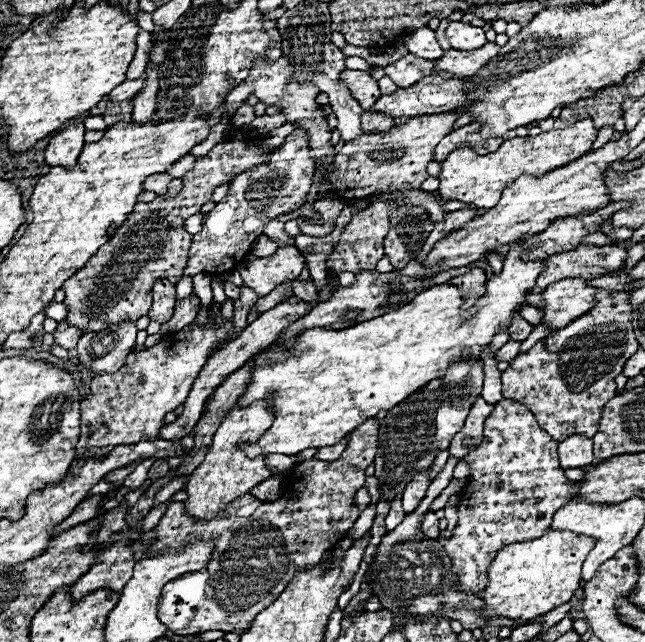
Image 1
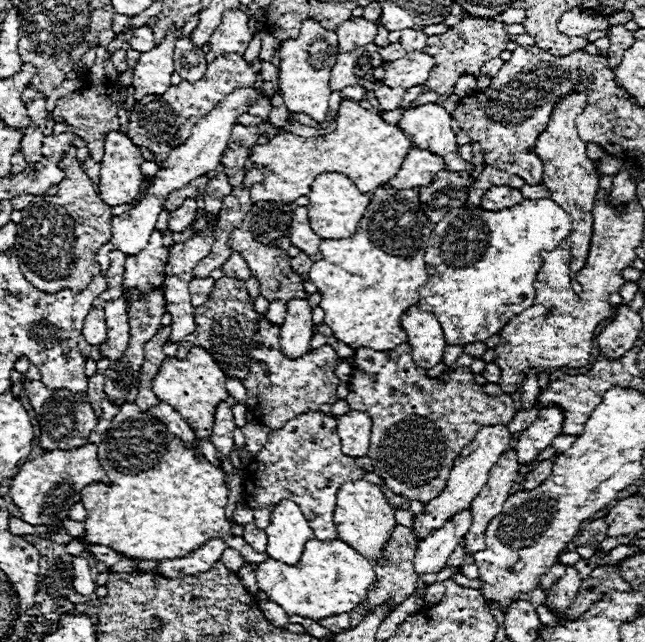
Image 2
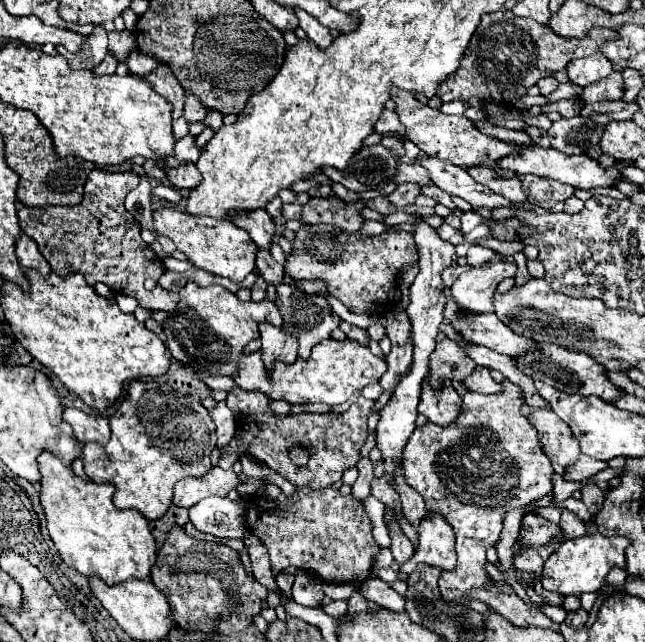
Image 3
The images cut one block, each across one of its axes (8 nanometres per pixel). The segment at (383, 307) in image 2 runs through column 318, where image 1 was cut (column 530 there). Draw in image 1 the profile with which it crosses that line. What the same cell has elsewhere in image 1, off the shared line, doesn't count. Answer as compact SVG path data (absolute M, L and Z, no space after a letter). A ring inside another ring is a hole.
M526 244L510 248L502 270L488 280L486 294L468 310L460 308L466 302L460 290L440 284L424 290L400 310L356 326L344 330L306 330L296 338L296 346L286 360L282 360L282 346L270 346L266 354L258 354L252 382L238 398L238 404L264 400L274 390L272 408L276 420L258 442L242 444L246 456L292 456L312 446L334 446L364 420L374 418L380 410L398 406L428 382L444 376L450 364L464 356L480 358L494 334L506 330L514 314L530 306L526 294L534 288L538 274L546 270L542 260L526 262L520 258L526 248ZM268 360L276 360L276 364L268 366Z

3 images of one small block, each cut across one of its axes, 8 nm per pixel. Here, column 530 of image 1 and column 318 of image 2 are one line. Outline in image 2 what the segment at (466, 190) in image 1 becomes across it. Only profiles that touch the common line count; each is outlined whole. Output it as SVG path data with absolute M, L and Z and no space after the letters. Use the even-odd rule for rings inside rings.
M348 100L340 104L340 114L336 122L336 130L326 136L302 138L290 132L282 132L264 146L256 144L250 158L254 166L264 174L264 180L250 188L252 200L274 200L290 204L300 196L308 196L312 182L318 174L324 172L350 176L360 192L374 192L374 188L386 184L390 178L396 176L402 160L412 148L412 138L408 138L402 128L398 128L396 124L388 124L386 120L382 120L382 116L372 114L370 110Z

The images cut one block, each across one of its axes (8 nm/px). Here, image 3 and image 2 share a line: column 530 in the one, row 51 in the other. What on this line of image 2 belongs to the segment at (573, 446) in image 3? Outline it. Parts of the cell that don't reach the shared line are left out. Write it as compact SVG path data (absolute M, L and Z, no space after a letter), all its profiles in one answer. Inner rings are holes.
M422 50L408 52L404 58L384 64L384 84L412 88L428 80L432 68L436 66L434 58Z

